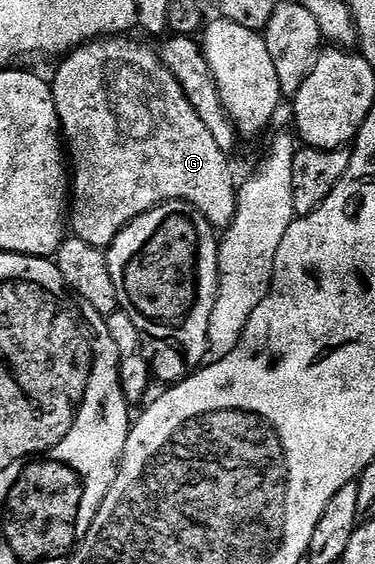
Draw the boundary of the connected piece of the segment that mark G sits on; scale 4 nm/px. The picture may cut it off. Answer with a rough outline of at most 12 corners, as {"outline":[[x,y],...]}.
{"outline":[[113,35],[51,78],[70,233],[107,250],[188,201],[223,231],[229,154],[157,52]]}

